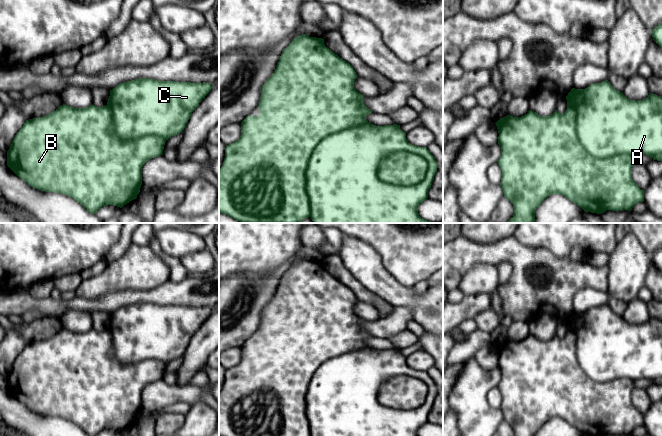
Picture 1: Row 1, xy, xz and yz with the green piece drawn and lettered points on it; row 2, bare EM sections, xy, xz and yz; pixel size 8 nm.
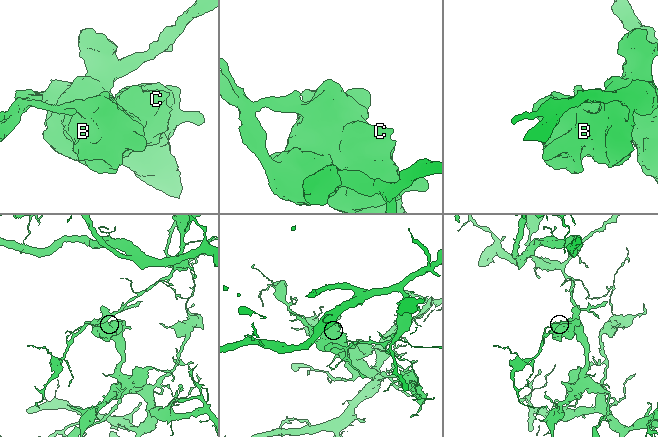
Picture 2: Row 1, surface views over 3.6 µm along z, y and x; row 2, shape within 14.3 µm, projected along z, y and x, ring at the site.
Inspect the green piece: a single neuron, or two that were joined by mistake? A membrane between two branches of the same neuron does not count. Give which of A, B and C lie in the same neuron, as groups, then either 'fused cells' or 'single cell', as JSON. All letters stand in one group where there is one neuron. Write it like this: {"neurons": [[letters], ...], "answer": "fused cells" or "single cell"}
{"neurons": [["A", "C"], ["B"]], "answer": "fused cells"}

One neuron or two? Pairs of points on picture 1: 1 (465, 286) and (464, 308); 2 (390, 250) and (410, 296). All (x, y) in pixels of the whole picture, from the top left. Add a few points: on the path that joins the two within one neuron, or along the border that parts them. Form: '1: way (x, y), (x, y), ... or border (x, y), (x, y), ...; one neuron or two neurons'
1: border (488, 292), (465, 296); two neurons
2: border (388, 271), (402, 284), (413, 287); two neurons

